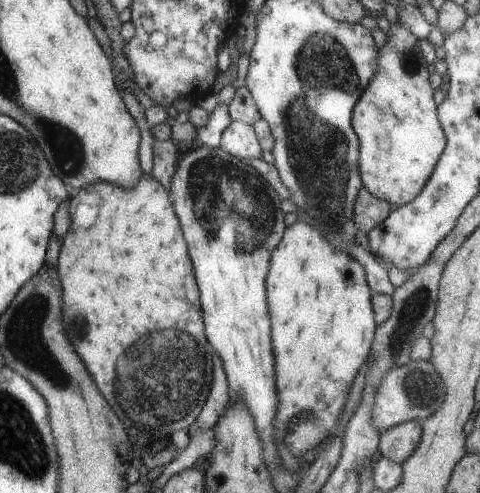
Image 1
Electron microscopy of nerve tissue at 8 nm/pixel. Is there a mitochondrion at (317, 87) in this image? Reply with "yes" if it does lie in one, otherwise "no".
yes

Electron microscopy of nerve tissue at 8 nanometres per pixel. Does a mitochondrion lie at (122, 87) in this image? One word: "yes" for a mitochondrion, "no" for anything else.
no

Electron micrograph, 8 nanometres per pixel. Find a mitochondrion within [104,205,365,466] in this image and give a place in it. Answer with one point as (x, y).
(136, 392)

